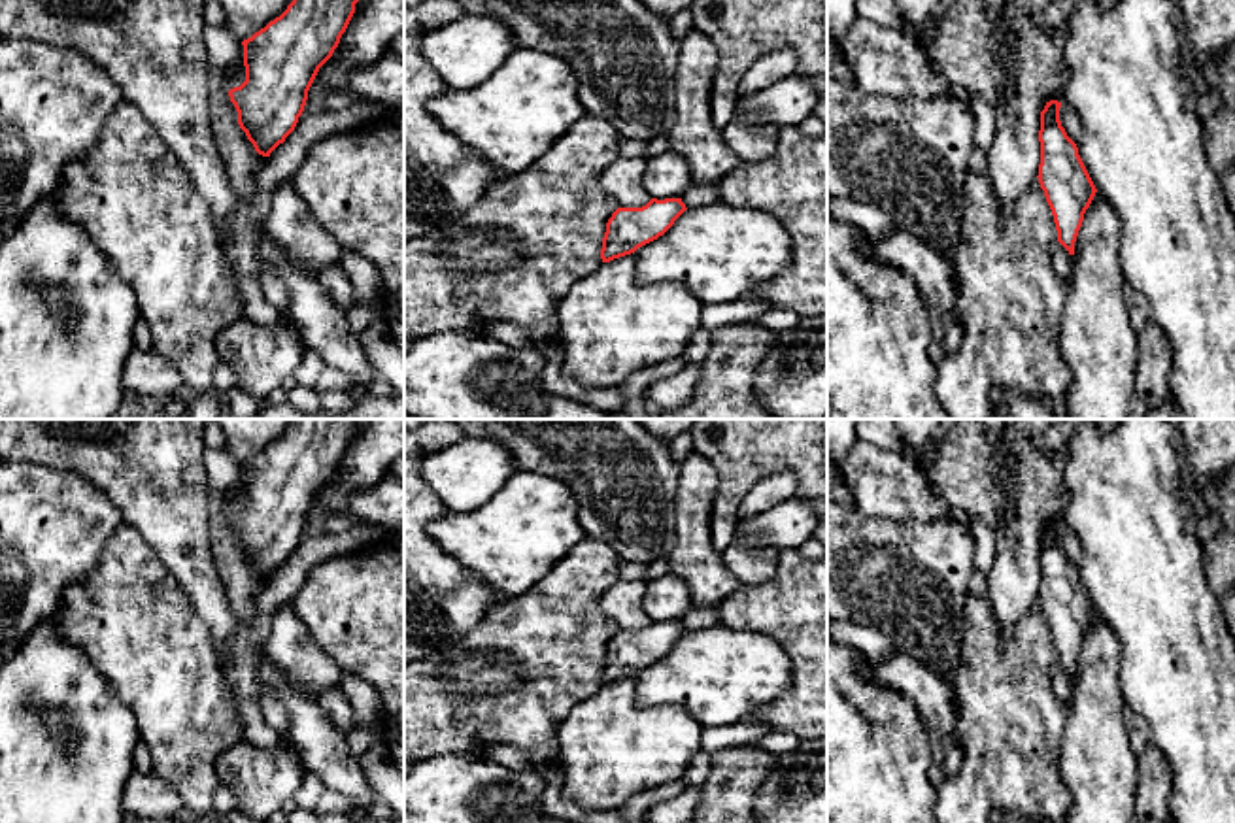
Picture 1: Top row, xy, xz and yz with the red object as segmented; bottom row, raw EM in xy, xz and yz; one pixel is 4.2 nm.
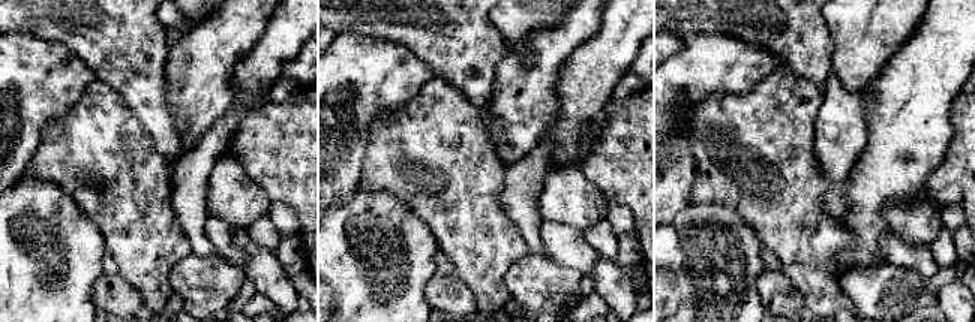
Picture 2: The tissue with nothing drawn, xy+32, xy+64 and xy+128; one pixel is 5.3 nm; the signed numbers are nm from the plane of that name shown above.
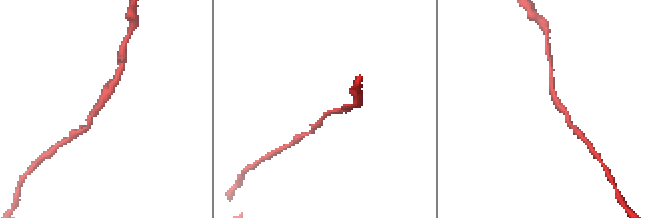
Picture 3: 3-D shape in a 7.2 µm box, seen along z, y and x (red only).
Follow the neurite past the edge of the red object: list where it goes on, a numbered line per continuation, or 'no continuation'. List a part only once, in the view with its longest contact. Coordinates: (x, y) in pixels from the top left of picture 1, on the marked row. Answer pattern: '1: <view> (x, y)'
no continuation

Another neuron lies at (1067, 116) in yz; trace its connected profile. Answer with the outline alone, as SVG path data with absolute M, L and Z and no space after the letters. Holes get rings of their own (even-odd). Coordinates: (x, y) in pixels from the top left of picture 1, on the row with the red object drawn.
M1061 102L1061 108L1059 108L1059 121L1061 121L1061 126L1065 128L1067 136L1076 142L1078 140L1078 134L1080 134L1080 123L1078 123L1078 115L1076 111Z

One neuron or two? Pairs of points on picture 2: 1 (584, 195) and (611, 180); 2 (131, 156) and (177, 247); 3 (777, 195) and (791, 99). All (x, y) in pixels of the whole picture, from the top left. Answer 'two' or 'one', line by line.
1: two
2: one
3: one

